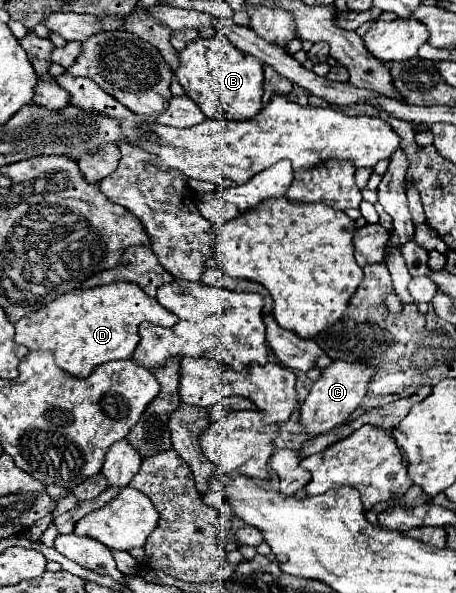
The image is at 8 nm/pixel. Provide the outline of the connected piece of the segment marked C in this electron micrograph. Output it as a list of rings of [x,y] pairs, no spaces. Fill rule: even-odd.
[[[342,359],[332,361],[328,367],[322,369],[320,379],[312,385],[308,397],[302,405],[302,411],[300,411],[302,425],[314,433],[330,431],[330,429],[342,425],[350,417],[350,413],[360,405],[360,401],[364,399],[374,375],[376,375],[376,369],[364,367],[364,363],[344,363]]]

